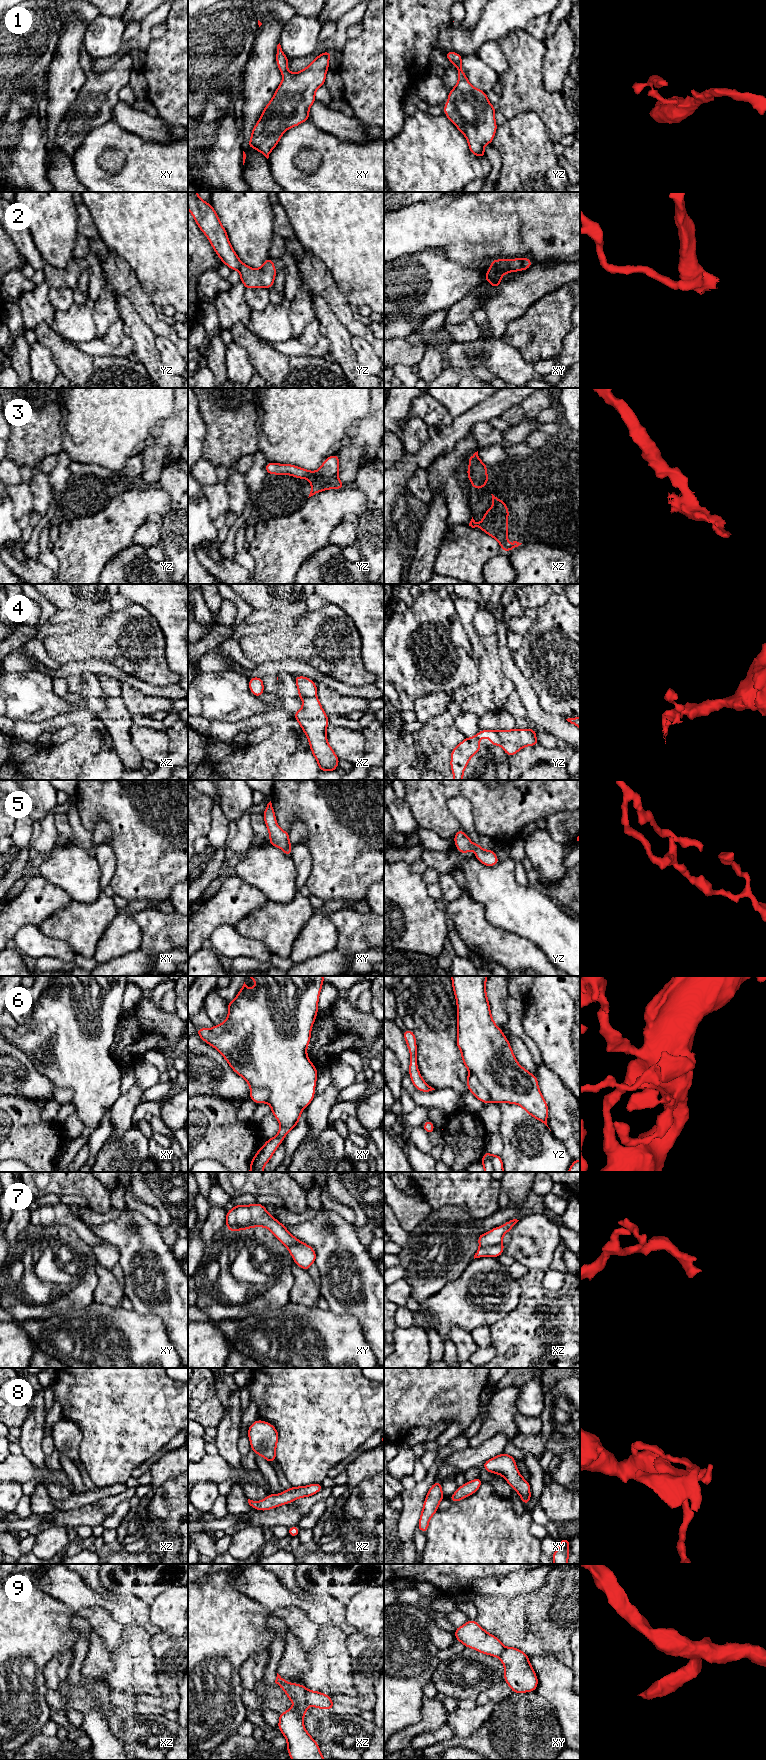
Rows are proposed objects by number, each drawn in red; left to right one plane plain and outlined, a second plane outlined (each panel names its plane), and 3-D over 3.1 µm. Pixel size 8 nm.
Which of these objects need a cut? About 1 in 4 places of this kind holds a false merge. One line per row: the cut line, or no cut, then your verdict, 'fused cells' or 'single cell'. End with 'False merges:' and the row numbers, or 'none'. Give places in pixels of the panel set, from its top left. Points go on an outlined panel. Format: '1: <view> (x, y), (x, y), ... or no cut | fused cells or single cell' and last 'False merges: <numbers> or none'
1: no cut | single cell
2: no cut | single cell
3: no cut | single cell
4: no cut | single cell
5: xy (290, 844), (284, 850) | fused cells
6: no cut | single cell
7: no cut | single cell
8: no cut | single cell
9: xz (306, 1689), (306, 1701), (308, 1703) | fused cells
False merges: 5, 9

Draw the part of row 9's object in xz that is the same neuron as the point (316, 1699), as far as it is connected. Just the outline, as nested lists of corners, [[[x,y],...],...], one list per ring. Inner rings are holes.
[[[308,1690],[306,1692],[306,1699],[308,1704],[318,1709],[334,1709],[334,1702],[329,1695],[318,1691]]]

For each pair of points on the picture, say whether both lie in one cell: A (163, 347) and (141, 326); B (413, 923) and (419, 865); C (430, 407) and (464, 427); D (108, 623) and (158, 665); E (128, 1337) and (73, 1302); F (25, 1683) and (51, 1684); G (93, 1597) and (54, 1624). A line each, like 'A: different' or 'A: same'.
A: different
B: different
C: different
D: same
E: different
F: different
G: different

